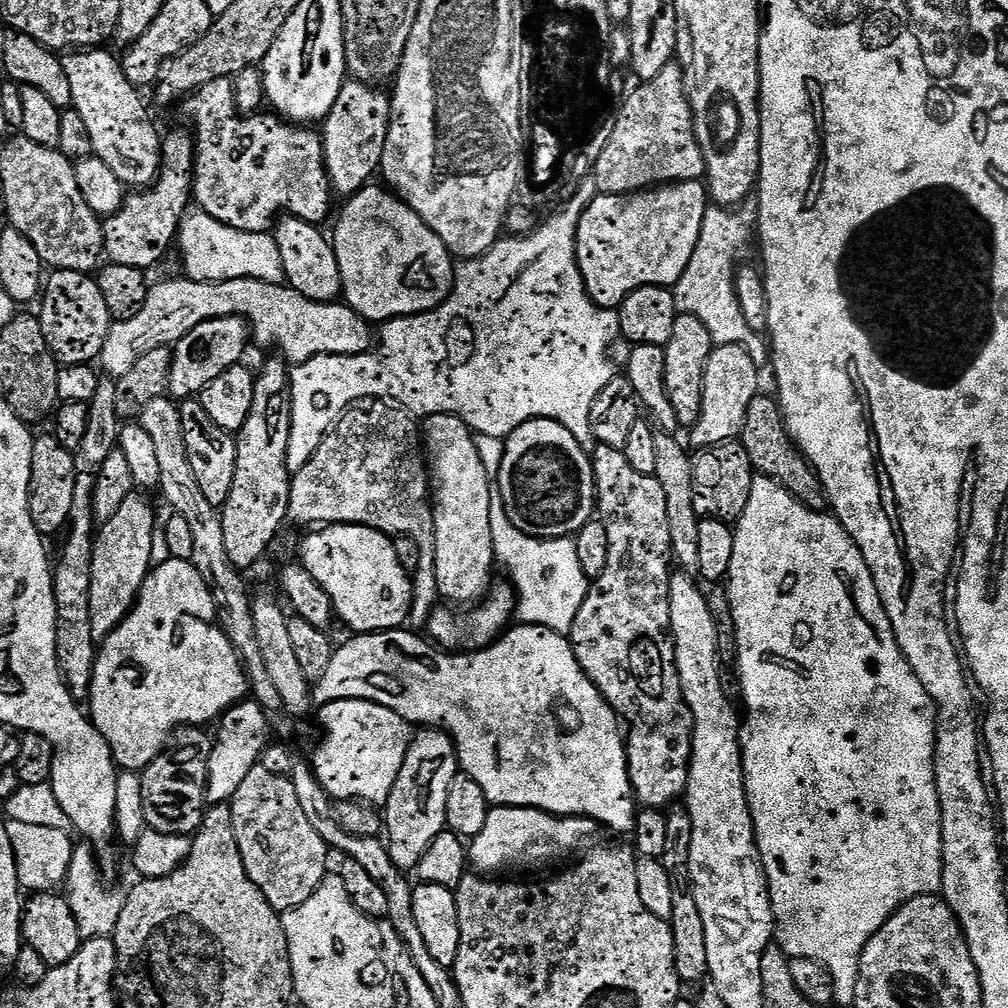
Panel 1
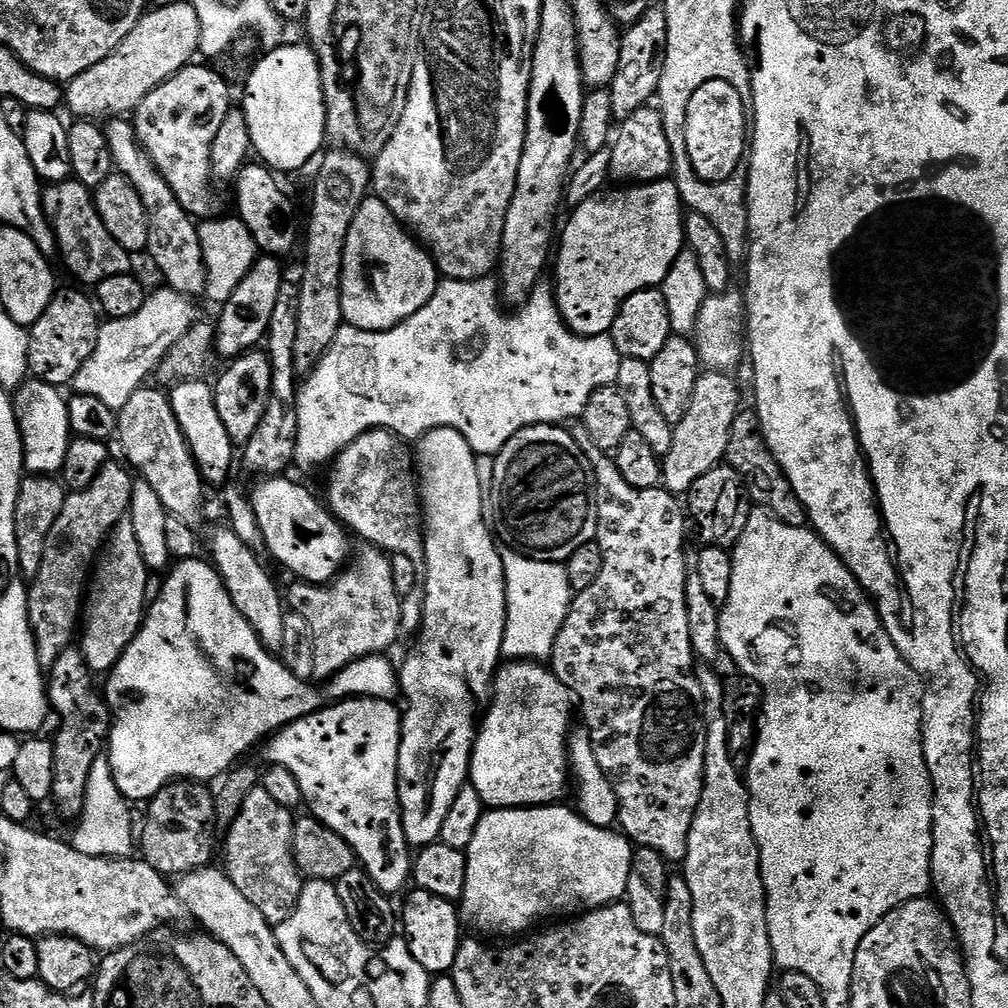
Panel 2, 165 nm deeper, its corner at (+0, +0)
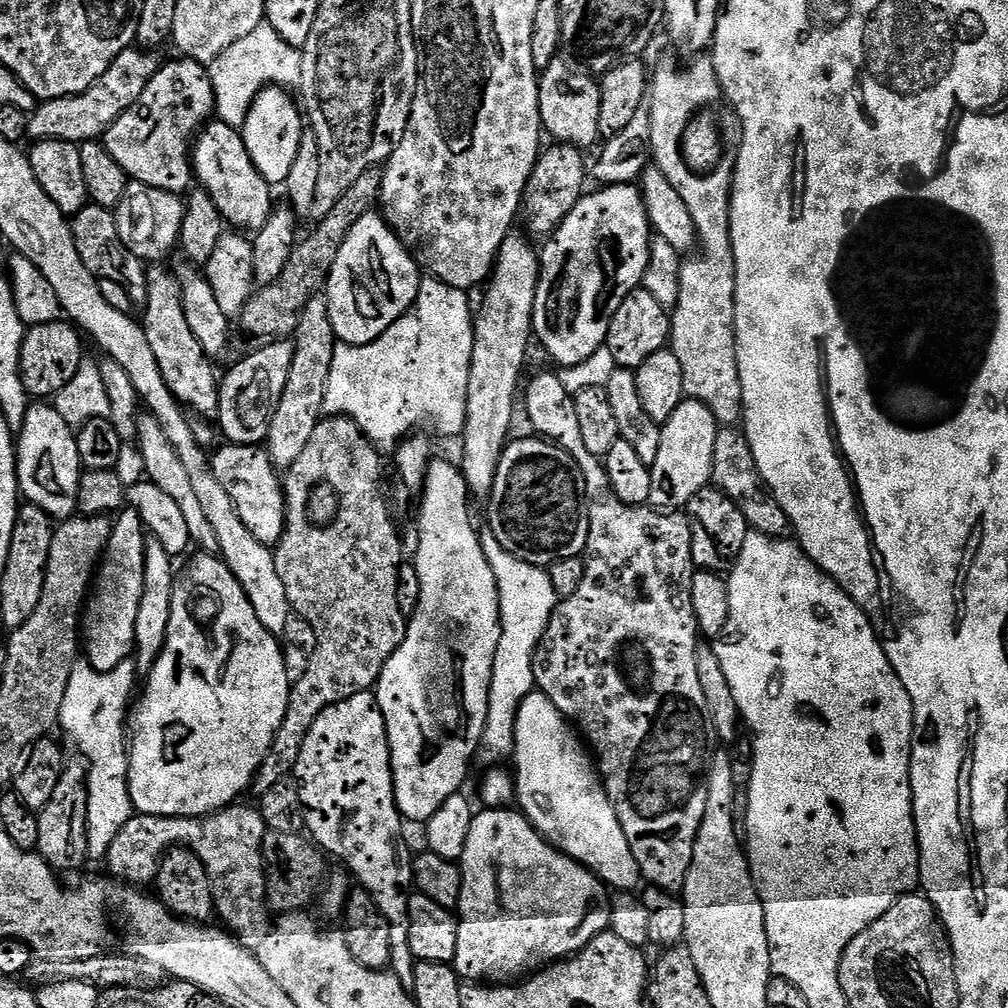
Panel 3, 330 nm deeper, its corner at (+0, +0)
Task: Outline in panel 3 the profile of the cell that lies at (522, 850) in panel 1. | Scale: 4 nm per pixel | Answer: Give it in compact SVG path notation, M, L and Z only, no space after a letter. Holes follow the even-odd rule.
M511 807L484 808L477 811L472 817L470 834L466 838L466 850L458 862L462 874L462 898L458 909L460 929L458 930L458 950L456 951L454 967L457 976L467 978L472 982L516 982L521 978L531 977L547 968L548 965L567 960L568 957L581 952L595 936L609 931L612 922L612 904L610 899L608 900L610 892L604 881L591 868L585 868L583 864L572 860L565 853L556 849L554 845L549 844L522 811L512 811Z

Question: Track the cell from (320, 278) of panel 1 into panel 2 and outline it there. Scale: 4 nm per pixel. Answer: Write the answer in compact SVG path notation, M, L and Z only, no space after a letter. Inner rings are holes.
M253 162L246 163L244 167L241 168L239 177L234 184L238 192L238 200L236 202L236 208L240 211L237 212L238 218L250 230L250 234L254 238L257 249L259 249L261 253L277 258L284 258L287 252L292 252L295 248L297 251L298 248L298 240L296 244L296 220L292 217L296 212L296 208L292 205L291 198L276 185L275 178L277 179L277 177L273 175L263 163L255 163L256 164L253 164Z

